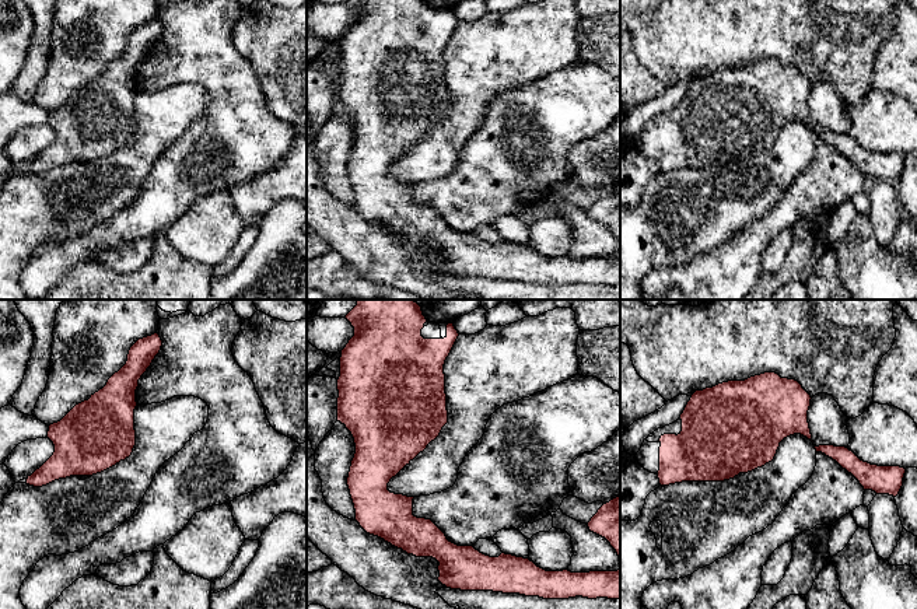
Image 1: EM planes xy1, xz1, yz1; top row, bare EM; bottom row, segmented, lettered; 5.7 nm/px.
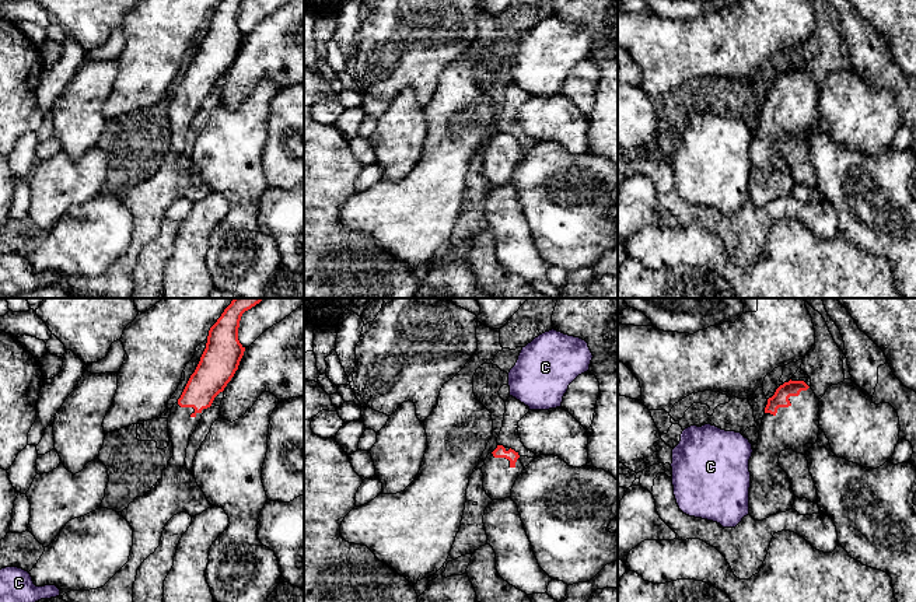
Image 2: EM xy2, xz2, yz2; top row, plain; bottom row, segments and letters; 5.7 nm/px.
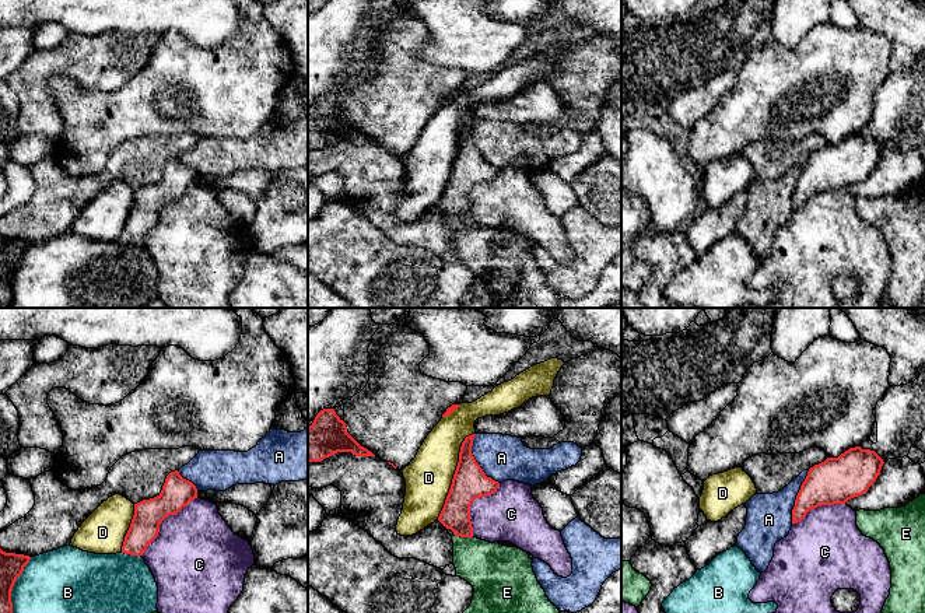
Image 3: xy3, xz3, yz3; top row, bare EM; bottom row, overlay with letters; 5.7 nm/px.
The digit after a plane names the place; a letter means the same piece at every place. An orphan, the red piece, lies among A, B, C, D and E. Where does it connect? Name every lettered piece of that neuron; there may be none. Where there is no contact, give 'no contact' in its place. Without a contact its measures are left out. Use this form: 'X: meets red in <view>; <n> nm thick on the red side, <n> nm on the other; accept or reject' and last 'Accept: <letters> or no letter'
A: meets red in xz3; 200 nm thick on the red side, 260 nm on the other; reject
B: meets red in xy3; 170 nm thick on the red side, 340 nm on the other; reject
C: meets red in xy3; 180 nm thick on the red side, 460 nm on the other; reject
D: meets red in xz3; 200 nm thick on the red side, 260 nm on the other; reject
E: meets red in xz3; 170 nm thick on the red side, 300 nm on the other; reject
Accept: no letter

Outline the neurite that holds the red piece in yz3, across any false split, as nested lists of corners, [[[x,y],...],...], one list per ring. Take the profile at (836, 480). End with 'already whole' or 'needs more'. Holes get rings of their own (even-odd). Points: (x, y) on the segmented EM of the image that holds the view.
[[[849,448],[838,458],[827,458],[809,469],[795,500],[792,523],[821,505],[845,504],[862,495],[880,474],[883,459],[870,449]]]; already whole

